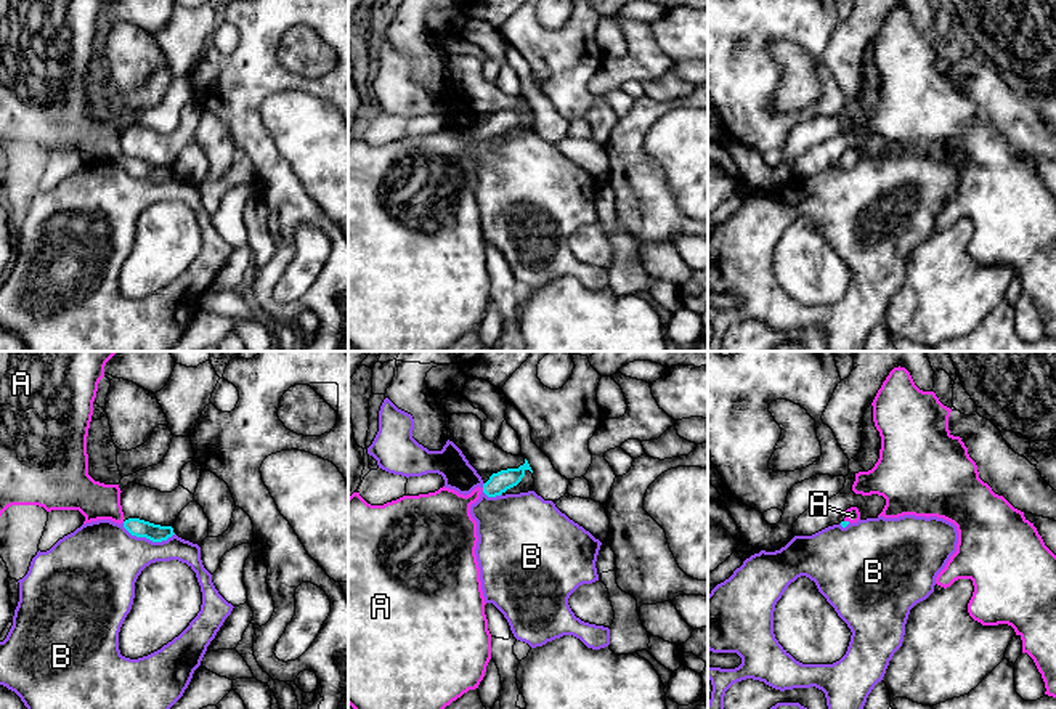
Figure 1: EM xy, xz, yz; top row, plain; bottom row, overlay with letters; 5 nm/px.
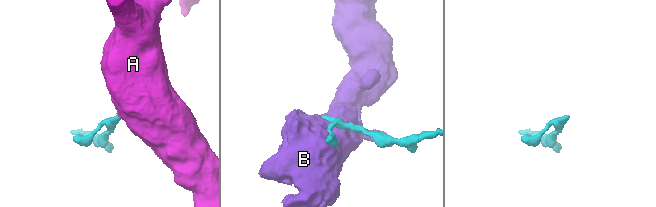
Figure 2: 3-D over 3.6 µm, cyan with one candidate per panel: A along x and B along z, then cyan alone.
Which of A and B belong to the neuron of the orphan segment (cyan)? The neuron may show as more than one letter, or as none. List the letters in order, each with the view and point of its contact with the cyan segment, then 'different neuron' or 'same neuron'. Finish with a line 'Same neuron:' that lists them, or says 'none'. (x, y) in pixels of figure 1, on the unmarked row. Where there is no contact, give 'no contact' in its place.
A: yz (848, 162) | same neuron
B: xy (148, 178) | different neuron
Same neuron: A

